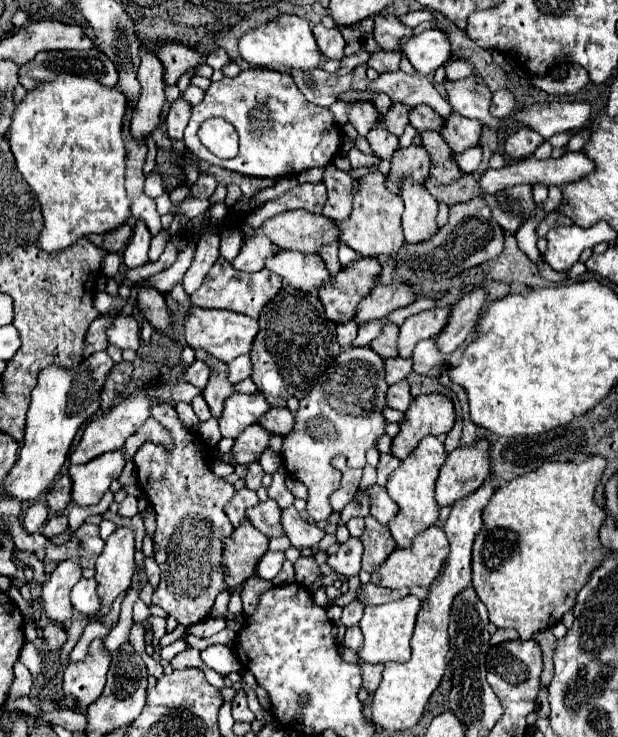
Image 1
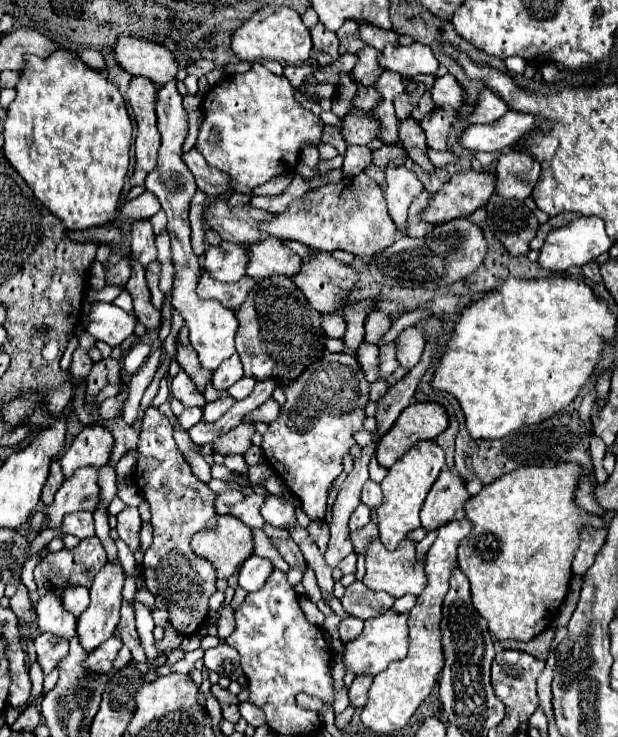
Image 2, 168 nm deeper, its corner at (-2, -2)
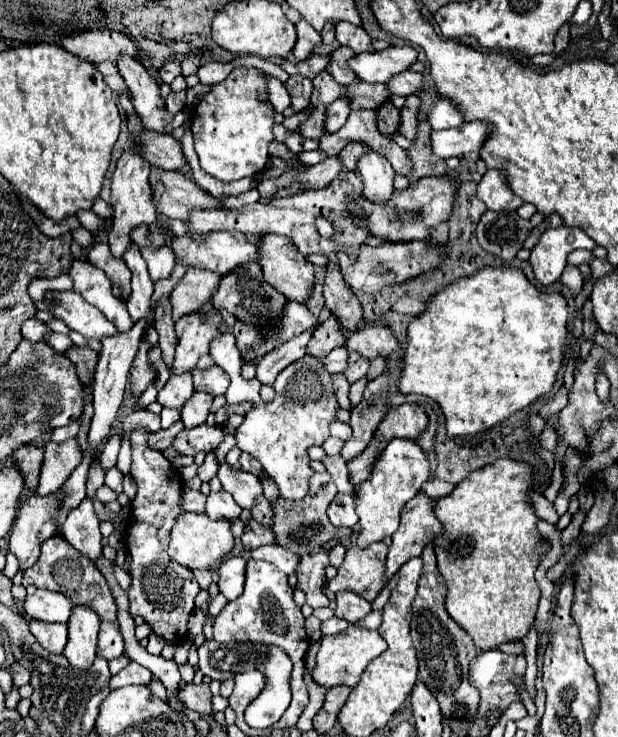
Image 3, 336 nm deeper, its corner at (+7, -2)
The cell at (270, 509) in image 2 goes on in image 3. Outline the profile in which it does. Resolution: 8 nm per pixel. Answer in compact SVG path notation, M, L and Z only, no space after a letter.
M220 462L218 478L226 492L230 492L236 500L236 504L244 510L252 510L256 504L256 498L262 496L262 484L258 476L252 476L250 472L236 472L226 462Z

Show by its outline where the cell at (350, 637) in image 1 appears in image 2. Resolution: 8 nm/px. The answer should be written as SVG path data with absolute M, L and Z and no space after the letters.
M343 618L339 624L339 634L343 642L353 640L357 634L361 634L361 630L363 630L363 620L359 618Z

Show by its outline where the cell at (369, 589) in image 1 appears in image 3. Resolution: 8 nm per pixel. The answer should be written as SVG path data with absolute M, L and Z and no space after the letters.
M338 592L336 594L336 610L334 614L338 618L348 620L350 624L360 622L364 616L368 616L372 610L372 604L368 600L364 600L362 596L354 594L354 592Z

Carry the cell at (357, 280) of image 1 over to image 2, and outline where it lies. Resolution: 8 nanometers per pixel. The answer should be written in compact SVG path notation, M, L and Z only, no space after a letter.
M311 250L309 256L303 256L301 270L291 280L305 294L305 298L311 302L311 306L315 310L319 310L321 314L331 314L331 312L339 312L343 308L345 296L353 290L353 286L357 282L357 272L351 266L337 262L329 252Z

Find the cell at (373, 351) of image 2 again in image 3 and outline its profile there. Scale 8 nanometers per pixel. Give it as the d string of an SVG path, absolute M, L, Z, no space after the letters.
M340 346L336 350L332 350L322 362L324 362L324 368L330 370L332 374L342 374L346 368L348 368L348 354L350 350L346 346Z

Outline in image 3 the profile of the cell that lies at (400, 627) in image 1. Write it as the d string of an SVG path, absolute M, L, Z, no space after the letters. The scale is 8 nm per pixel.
M348 626L348 628L350 630L344 630L342 634L322 636L320 640L320 650L316 656L316 670L312 674L320 686L338 686L338 684L356 686L366 666L386 650L386 642L378 630L368 630L360 626Z

